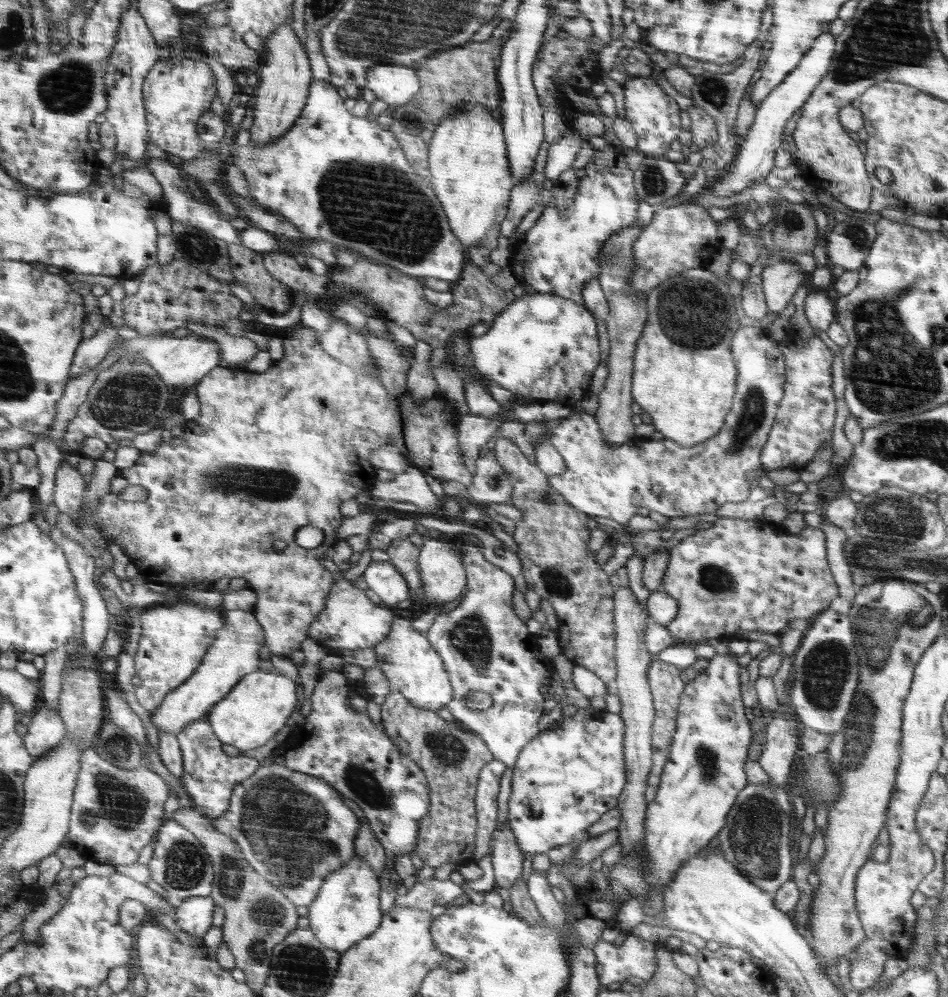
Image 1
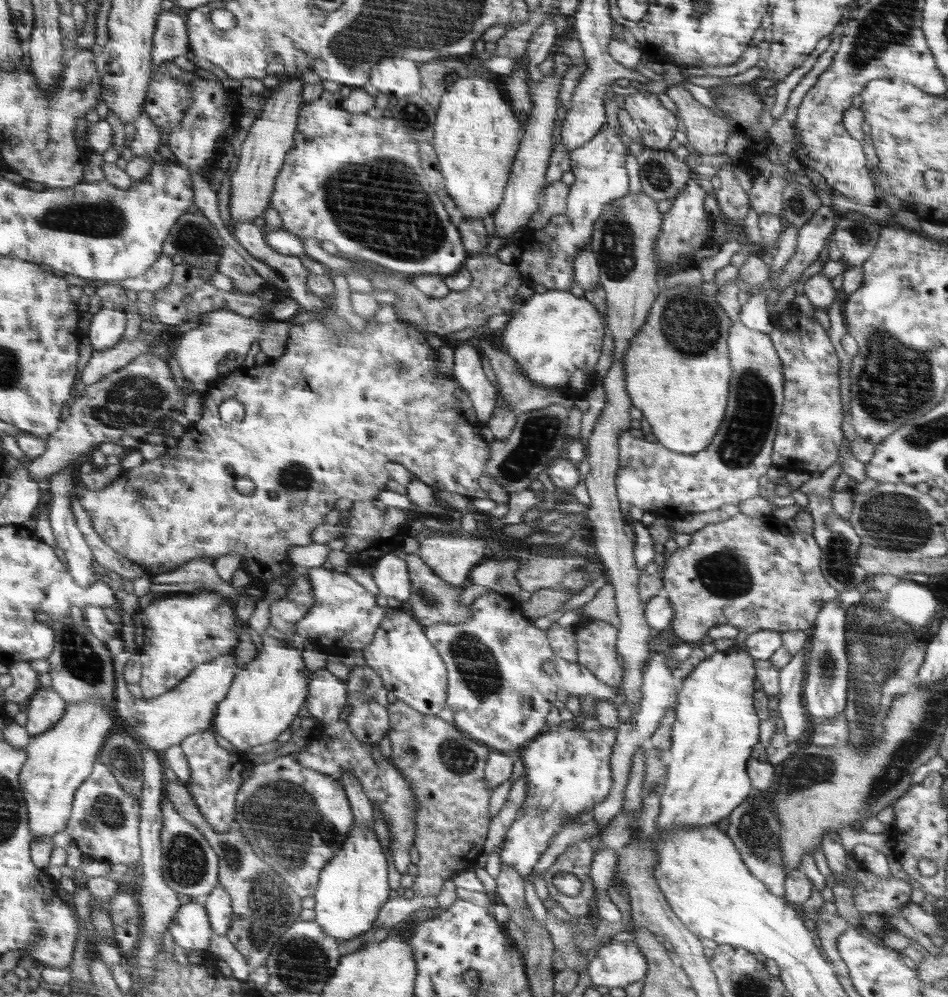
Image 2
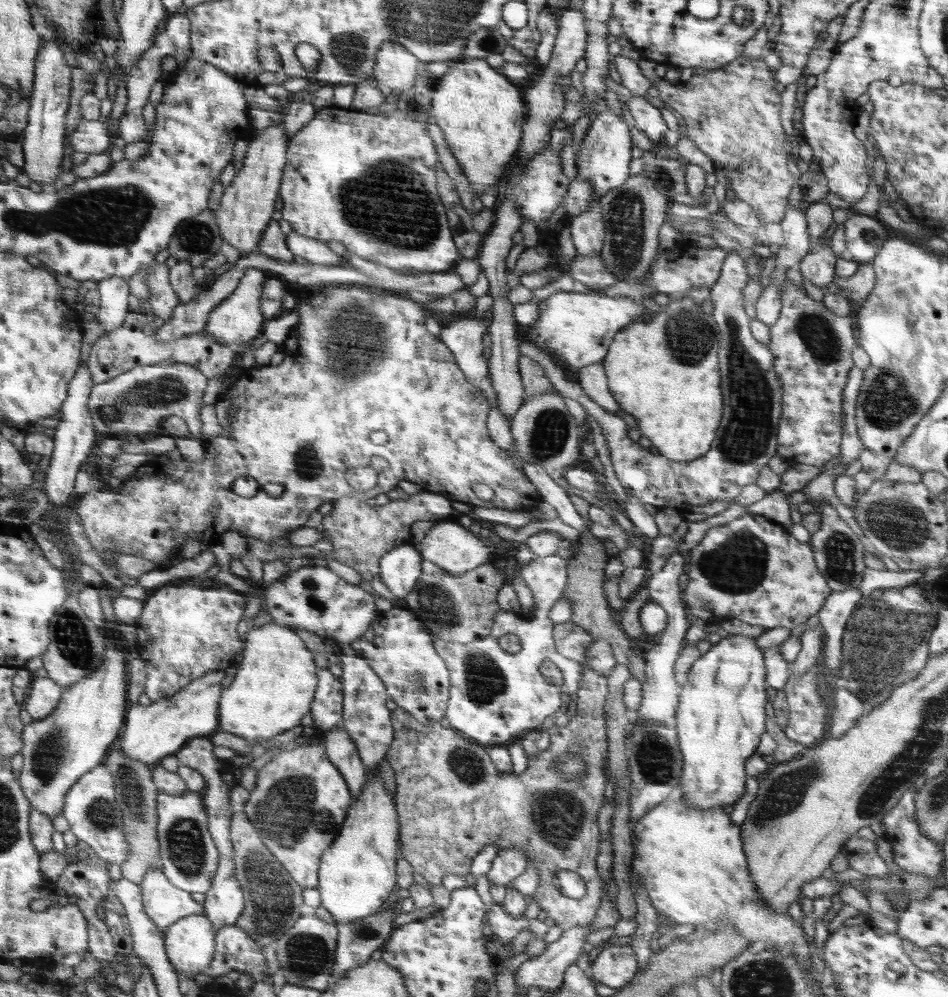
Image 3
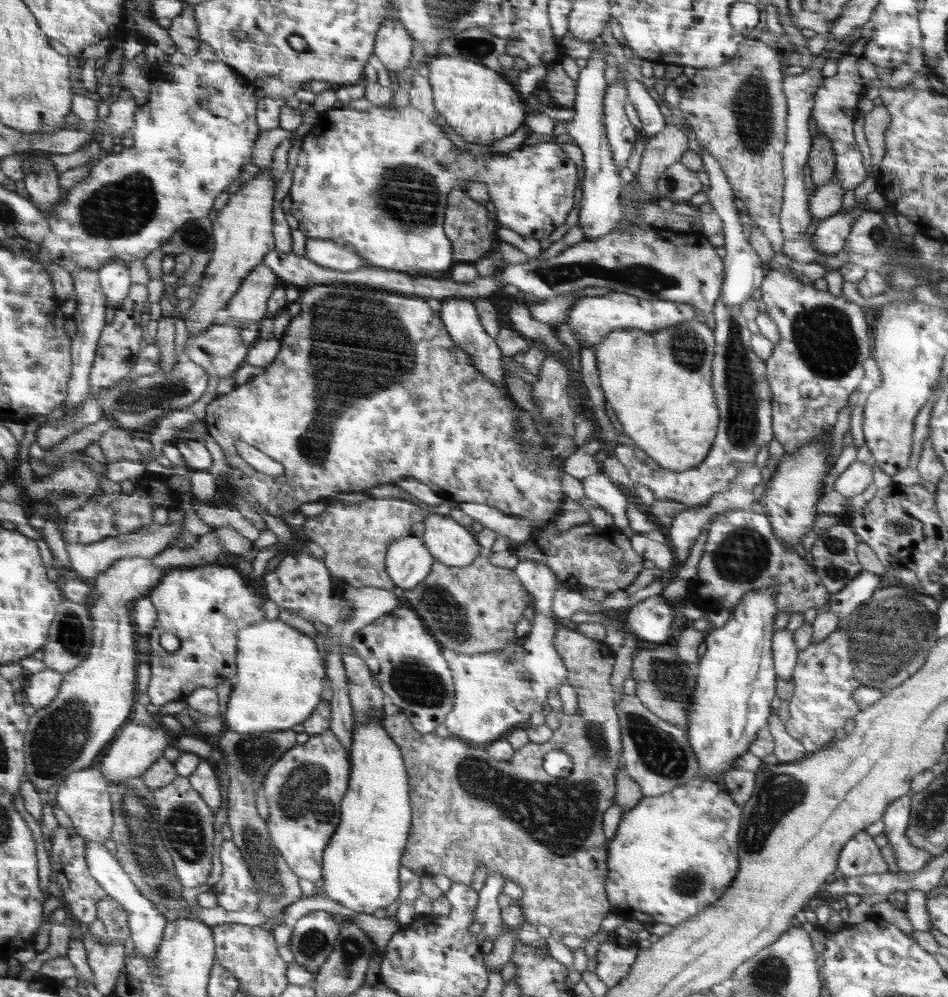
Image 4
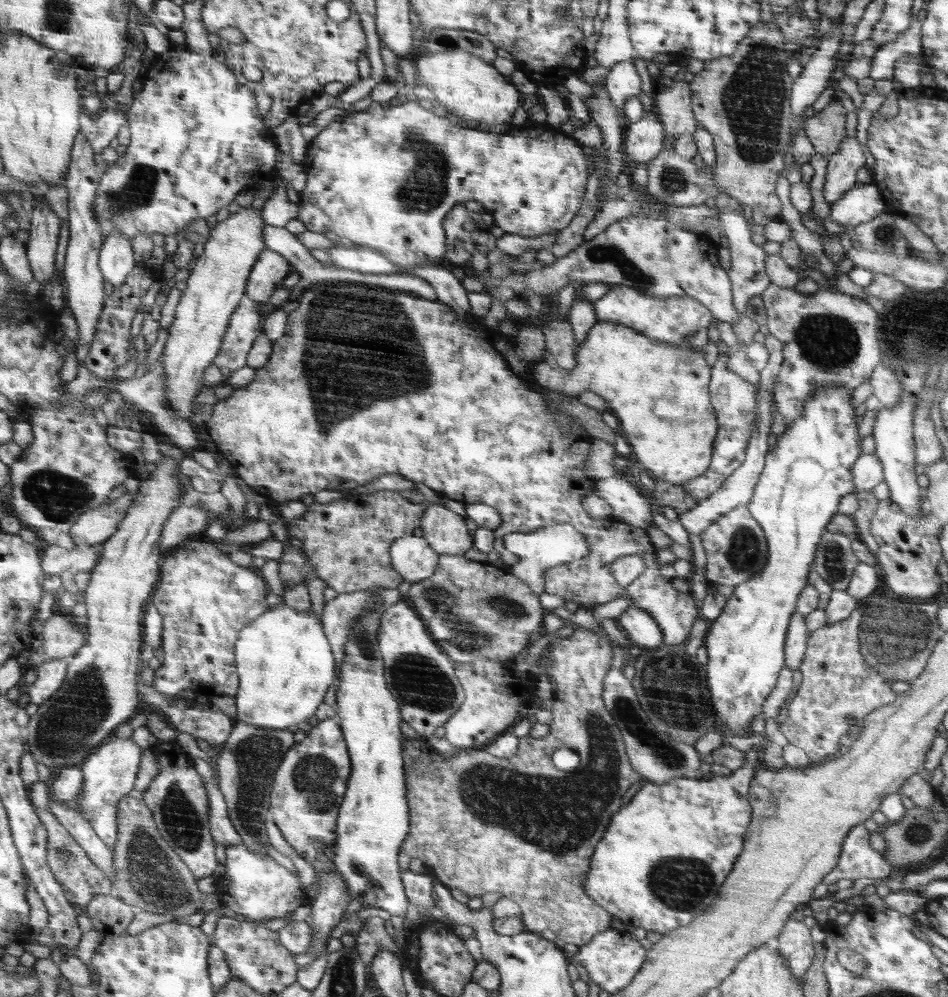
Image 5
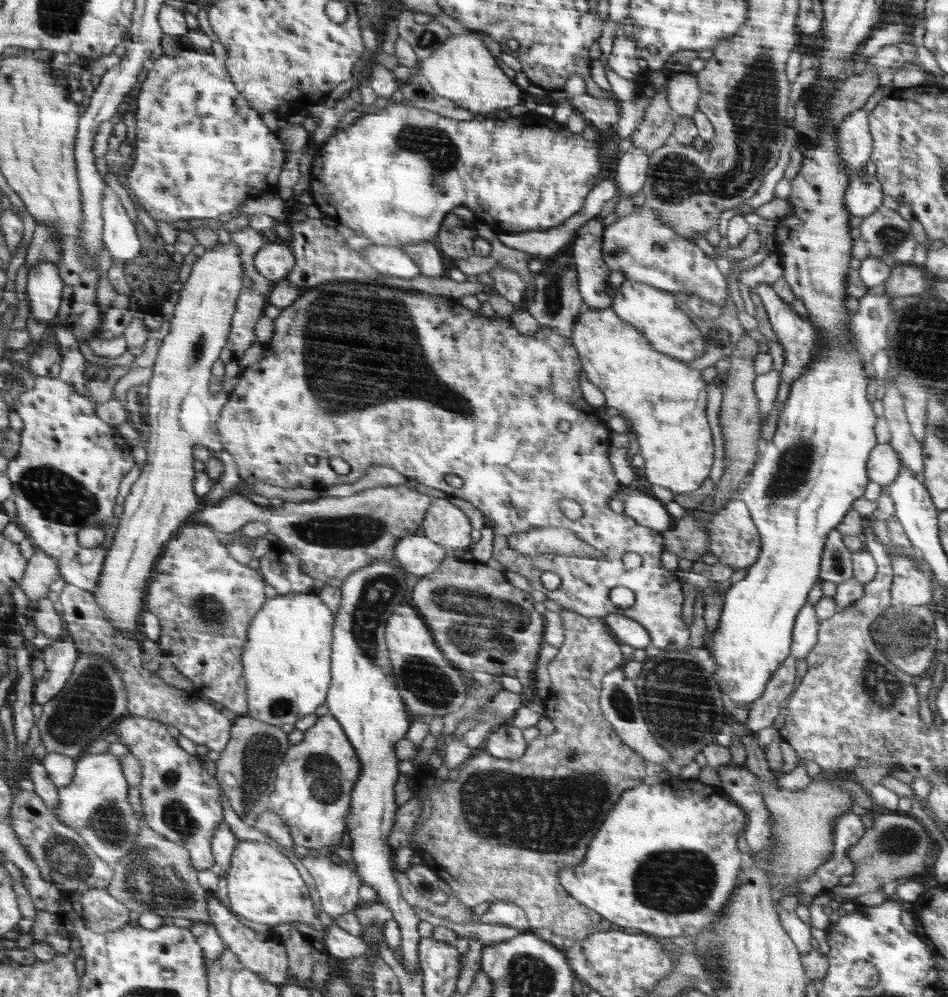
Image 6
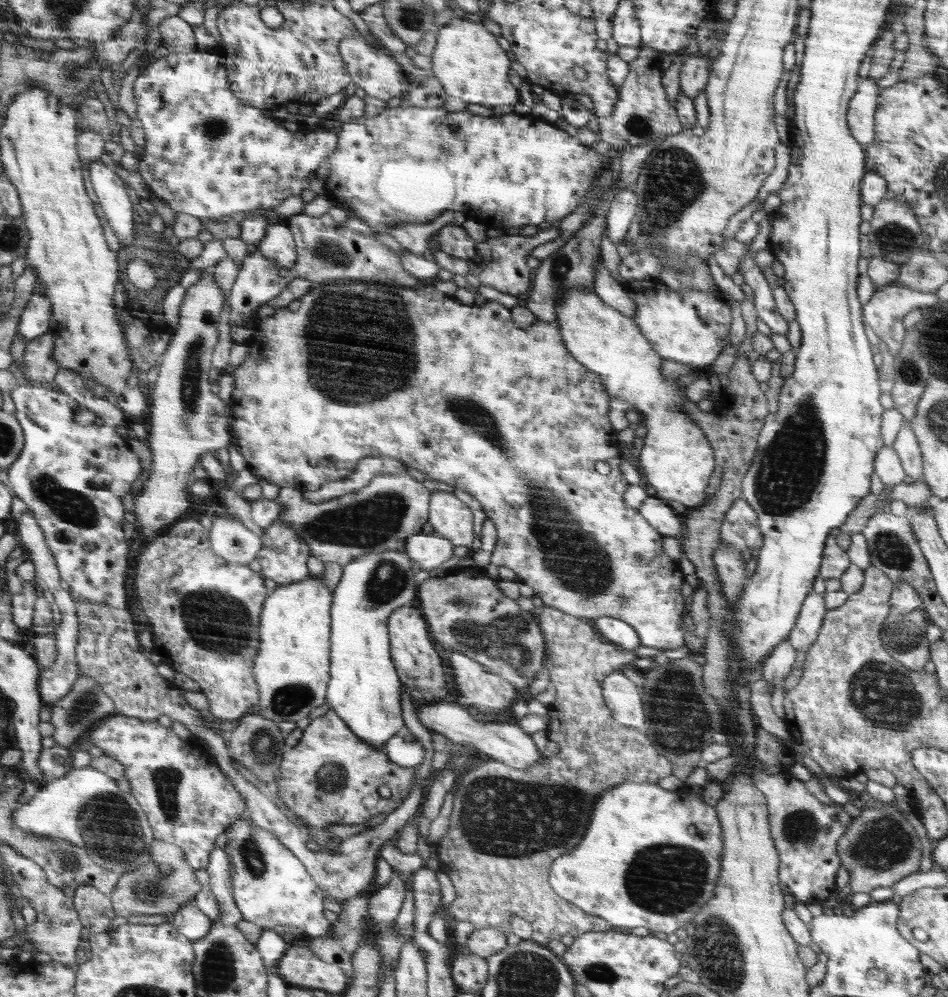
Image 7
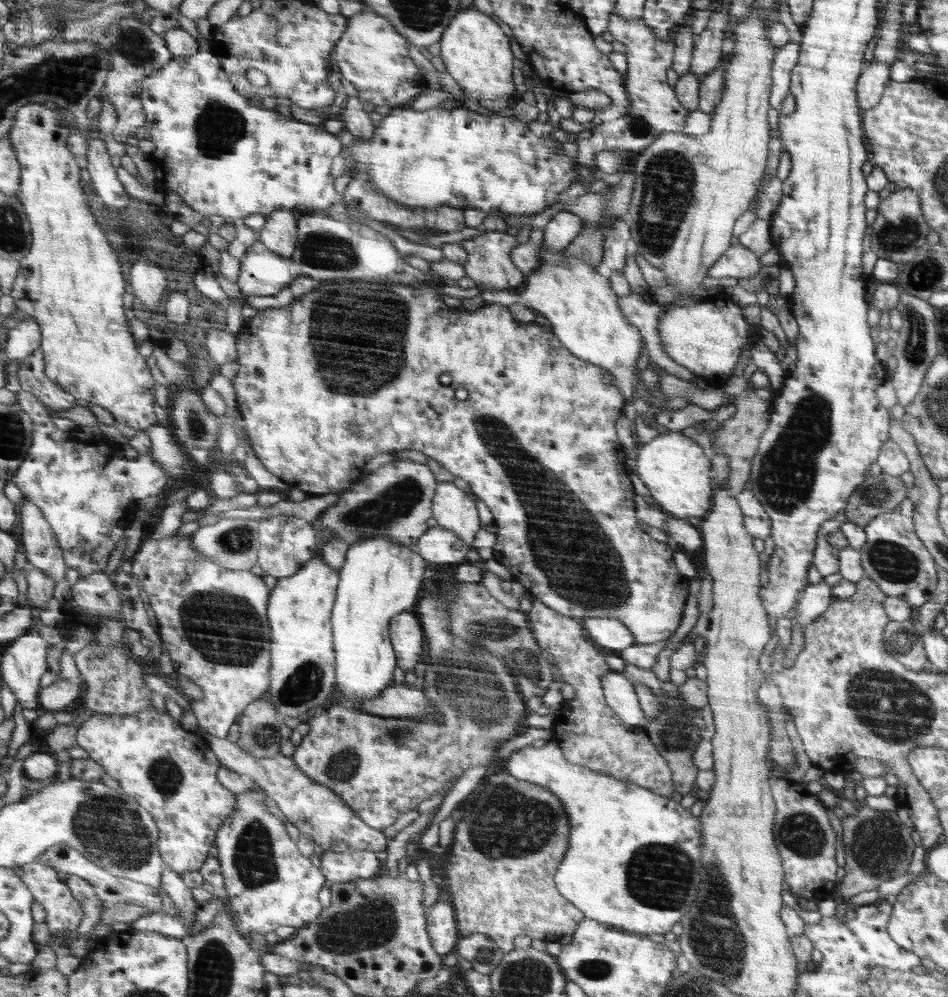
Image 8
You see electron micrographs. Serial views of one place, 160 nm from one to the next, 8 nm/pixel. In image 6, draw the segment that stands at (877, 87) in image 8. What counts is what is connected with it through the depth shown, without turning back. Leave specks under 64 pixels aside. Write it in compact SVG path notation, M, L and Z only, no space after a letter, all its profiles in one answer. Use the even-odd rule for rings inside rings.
M854 109L845 116L837 131L839 154L853 178L864 172L872 154L872 136L868 124L869 113L863 109Z

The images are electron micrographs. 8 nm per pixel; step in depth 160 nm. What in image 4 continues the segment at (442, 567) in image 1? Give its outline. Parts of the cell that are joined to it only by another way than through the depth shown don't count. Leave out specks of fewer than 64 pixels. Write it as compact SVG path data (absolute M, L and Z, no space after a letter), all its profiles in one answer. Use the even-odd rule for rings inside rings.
M432 512L425 522L423 544L436 562L453 567L468 566L474 563L481 548L474 536L452 518Z

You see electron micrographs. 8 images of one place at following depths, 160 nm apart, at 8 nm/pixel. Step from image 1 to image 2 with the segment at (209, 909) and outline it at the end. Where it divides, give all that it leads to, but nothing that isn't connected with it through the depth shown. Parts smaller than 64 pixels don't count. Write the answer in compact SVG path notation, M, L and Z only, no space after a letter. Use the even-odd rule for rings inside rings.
M194 898L190 903L181 905L169 924L169 930L184 954L198 958L207 953L213 929L210 928L210 923L202 900Z

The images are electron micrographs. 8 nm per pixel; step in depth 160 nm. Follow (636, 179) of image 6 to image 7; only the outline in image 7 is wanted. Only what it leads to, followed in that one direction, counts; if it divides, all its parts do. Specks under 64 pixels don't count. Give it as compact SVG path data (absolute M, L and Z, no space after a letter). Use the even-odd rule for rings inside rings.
M634 186L621 188L606 217L608 238L616 245L625 240L630 223L637 213L637 196L633 190Z

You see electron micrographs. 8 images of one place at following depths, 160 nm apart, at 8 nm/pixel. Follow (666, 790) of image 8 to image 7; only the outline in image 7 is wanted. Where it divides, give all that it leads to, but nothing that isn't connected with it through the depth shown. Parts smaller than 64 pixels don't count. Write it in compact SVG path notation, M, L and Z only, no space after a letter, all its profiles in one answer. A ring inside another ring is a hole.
M543 605L542 612L540 612L540 629L543 630L543 636L547 639L547 655L548 660L553 664L553 669L550 671L551 681L556 688L556 697L554 702L549 706L549 732L552 740L558 744L558 752L555 755L549 754L548 756L542 756L542 761L536 763L536 765L530 767L528 770L518 770L512 768L498 760L489 759L486 762L482 762L480 766L474 769L465 769L464 775L461 776L460 784L457 784L456 792L453 798L453 811L450 817L450 826L446 836L433 845L436 869L443 870L448 874L452 884L456 891L456 898L446 907L442 908L443 911L449 912L458 921L468 921L474 928L486 928L491 926L497 928L502 932L506 933L506 943L509 946L517 945L522 940L519 936L516 936L511 931L511 918L513 916L519 916L520 918L526 919L526 922L531 924L531 927L536 932L540 932L546 936L546 938L556 940L560 939L561 936L570 935L573 937L580 936L587 932L600 932L610 930L610 923L603 918L594 916L584 912L583 909L578 908L575 904L561 897L559 893L551 887L550 878L548 878L548 868L552 866L552 860L556 860L558 856L566 854L566 852L572 852L576 848L576 844L582 840L584 832L586 832L586 826L588 826L588 820L590 820L590 814L592 814L592 804L594 800L597 800L600 796L600 792L607 791L608 788L615 787L616 785L627 783L628 781L639 782L639 783L657 783L660 778L666 778L673 774L673 767L670 765L668 759L660 755L656 750L656 744L650 742L644 734L640 734L636 727L628 727L620 724L617 720L614 720L611 710L606 706L605 700L602 696L602 681L606 678L606 675L614 673L614 670L622 670L624 664L633 662L638 656L632 651L626 652L624 650L618 650L618 645L611 643L610 641L604 642L602 636L590 626L586 624L586 619L580 619L576 616L568 615L567 613L561 612L556 608Z

